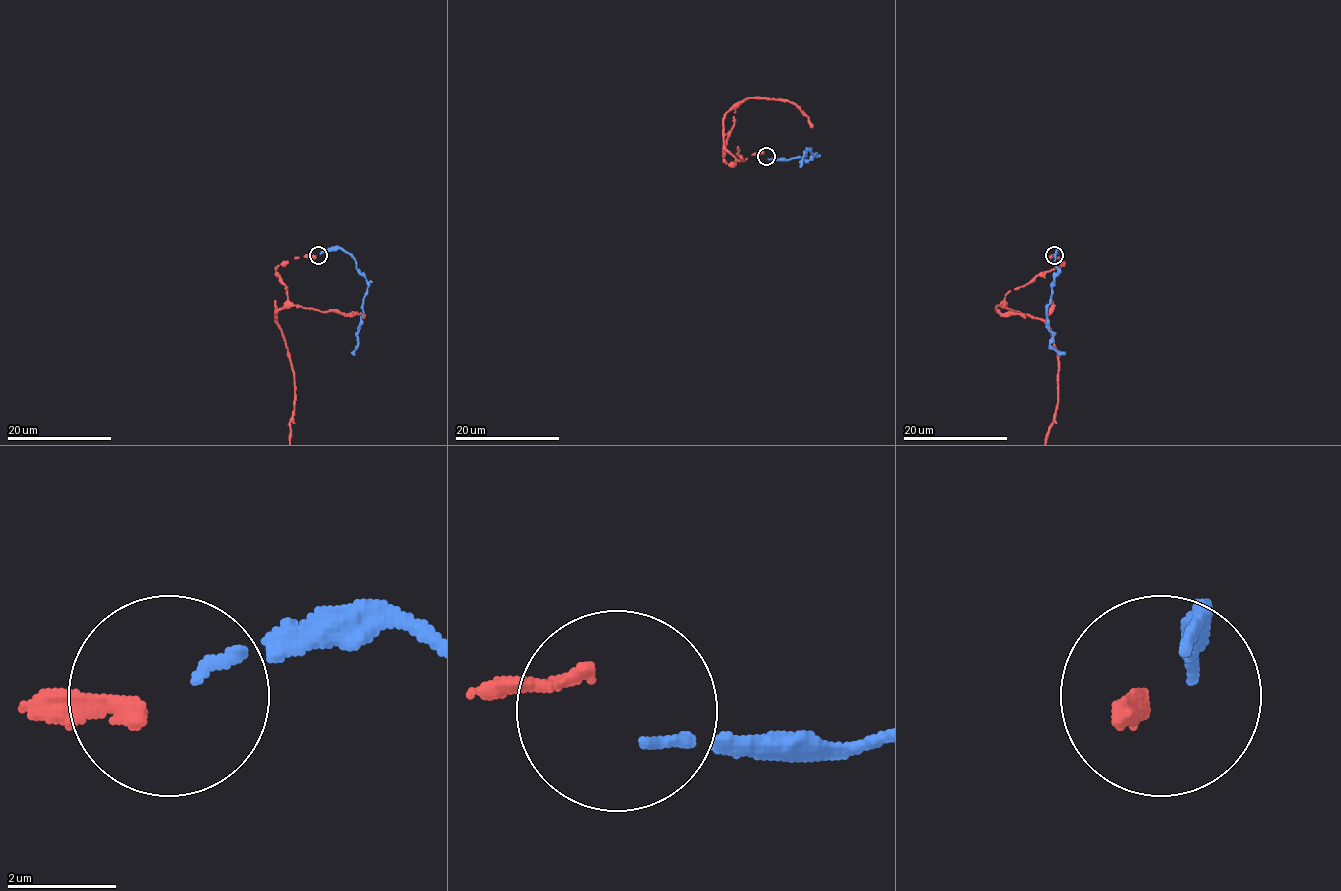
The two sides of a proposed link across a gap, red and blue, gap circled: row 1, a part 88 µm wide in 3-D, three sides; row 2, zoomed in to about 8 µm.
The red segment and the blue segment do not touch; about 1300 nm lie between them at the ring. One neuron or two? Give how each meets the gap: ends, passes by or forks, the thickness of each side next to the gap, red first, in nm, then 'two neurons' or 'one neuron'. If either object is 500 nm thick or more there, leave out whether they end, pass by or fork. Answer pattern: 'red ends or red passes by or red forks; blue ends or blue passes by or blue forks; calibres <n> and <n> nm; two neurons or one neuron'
red ends; blue ends; calibres 320 and 200 nm; two neurons

